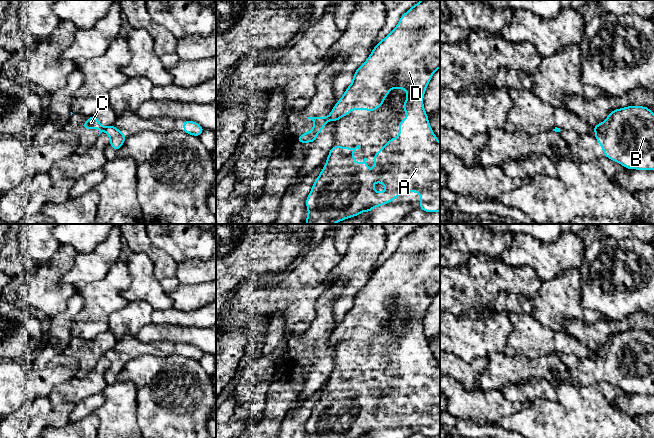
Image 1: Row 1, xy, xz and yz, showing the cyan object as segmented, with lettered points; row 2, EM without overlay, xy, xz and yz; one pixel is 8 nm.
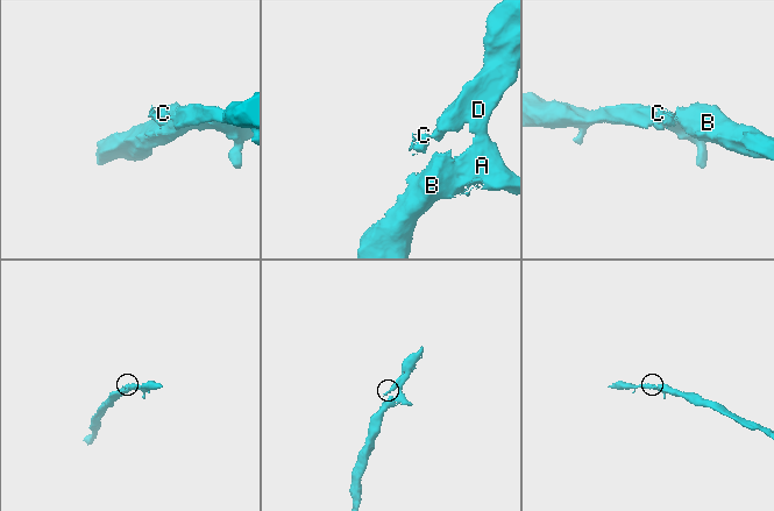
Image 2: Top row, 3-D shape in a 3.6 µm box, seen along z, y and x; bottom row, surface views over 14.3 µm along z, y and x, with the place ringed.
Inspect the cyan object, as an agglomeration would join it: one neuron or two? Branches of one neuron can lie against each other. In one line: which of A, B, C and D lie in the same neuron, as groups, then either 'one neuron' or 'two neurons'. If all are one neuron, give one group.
A B D / C | two neurons

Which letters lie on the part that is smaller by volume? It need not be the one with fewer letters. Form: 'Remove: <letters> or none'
Remove: C

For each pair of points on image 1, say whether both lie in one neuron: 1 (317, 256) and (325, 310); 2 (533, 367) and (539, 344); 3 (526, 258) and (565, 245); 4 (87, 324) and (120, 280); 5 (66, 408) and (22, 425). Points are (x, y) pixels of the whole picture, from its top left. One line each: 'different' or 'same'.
1: different
2: different
3: same
4: same
5: same

